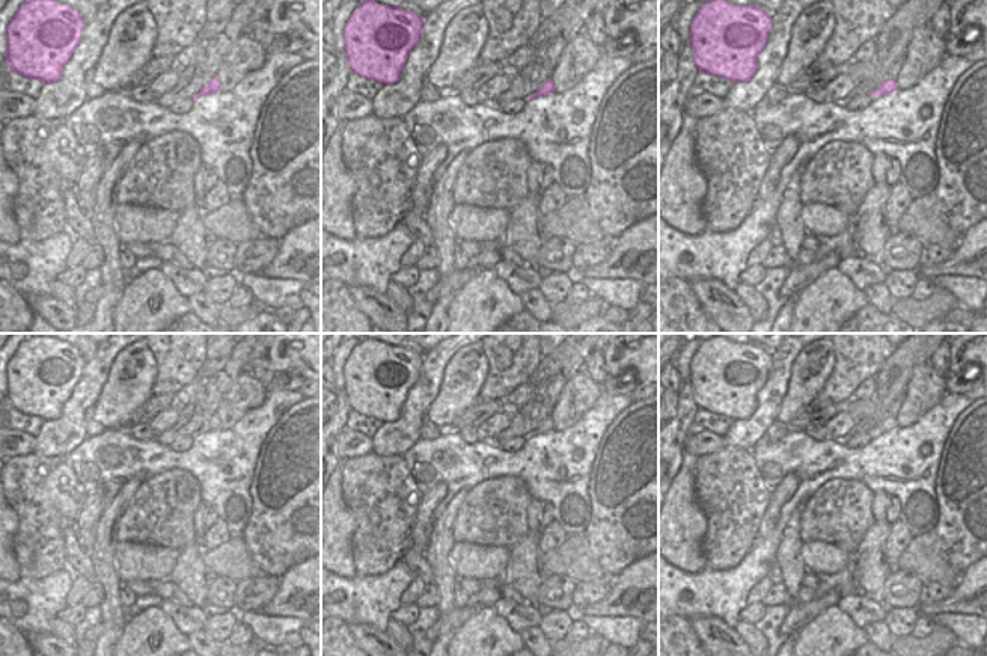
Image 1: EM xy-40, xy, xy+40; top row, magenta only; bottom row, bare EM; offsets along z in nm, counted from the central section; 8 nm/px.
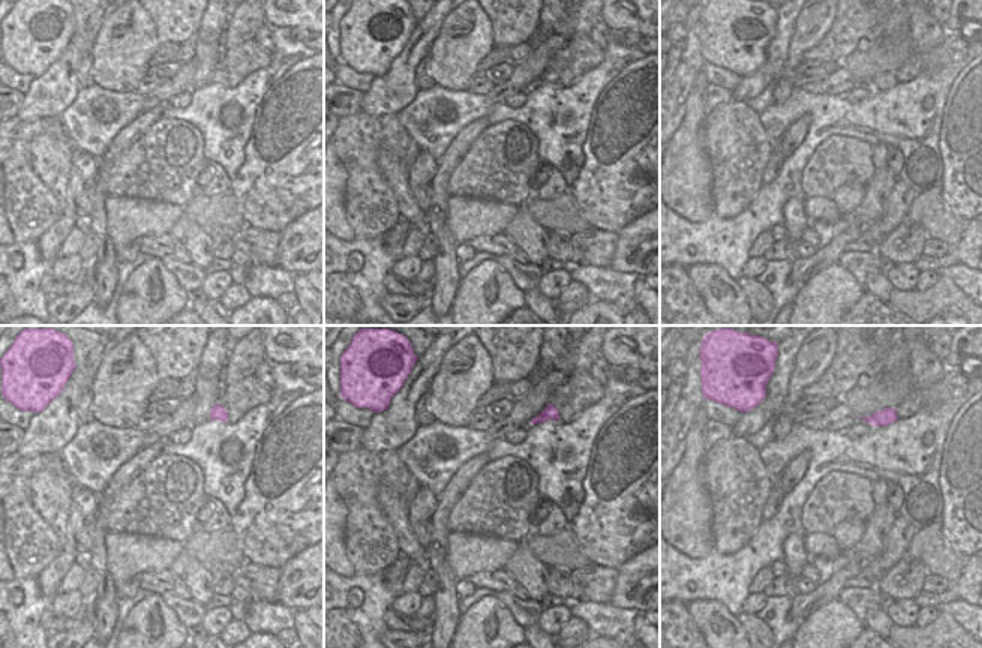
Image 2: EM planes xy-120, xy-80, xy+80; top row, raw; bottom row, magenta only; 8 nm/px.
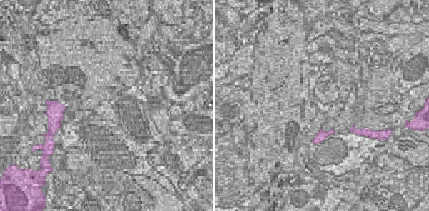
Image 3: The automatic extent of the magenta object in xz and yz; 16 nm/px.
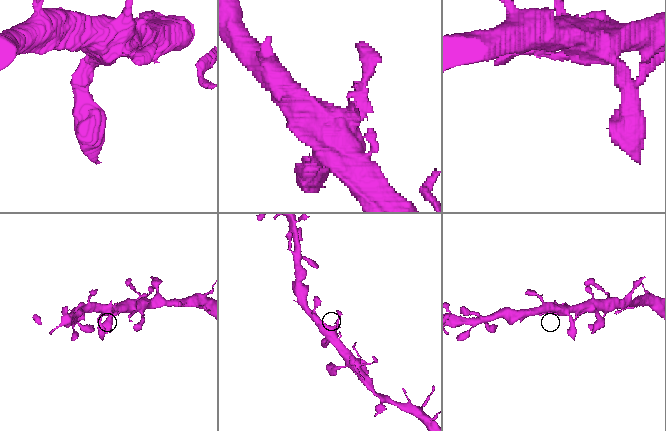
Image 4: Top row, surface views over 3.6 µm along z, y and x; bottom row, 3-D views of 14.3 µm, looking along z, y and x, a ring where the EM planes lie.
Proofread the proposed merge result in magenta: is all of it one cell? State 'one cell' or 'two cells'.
one cell

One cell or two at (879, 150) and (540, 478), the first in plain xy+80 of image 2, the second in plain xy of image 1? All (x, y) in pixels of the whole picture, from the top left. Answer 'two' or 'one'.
two

